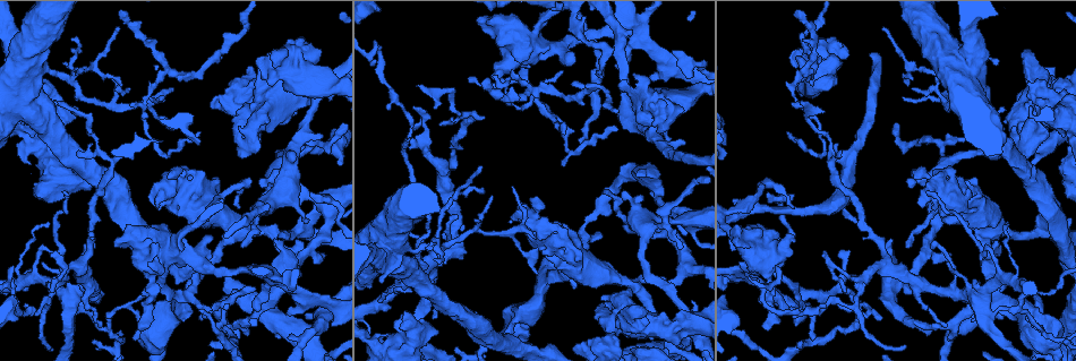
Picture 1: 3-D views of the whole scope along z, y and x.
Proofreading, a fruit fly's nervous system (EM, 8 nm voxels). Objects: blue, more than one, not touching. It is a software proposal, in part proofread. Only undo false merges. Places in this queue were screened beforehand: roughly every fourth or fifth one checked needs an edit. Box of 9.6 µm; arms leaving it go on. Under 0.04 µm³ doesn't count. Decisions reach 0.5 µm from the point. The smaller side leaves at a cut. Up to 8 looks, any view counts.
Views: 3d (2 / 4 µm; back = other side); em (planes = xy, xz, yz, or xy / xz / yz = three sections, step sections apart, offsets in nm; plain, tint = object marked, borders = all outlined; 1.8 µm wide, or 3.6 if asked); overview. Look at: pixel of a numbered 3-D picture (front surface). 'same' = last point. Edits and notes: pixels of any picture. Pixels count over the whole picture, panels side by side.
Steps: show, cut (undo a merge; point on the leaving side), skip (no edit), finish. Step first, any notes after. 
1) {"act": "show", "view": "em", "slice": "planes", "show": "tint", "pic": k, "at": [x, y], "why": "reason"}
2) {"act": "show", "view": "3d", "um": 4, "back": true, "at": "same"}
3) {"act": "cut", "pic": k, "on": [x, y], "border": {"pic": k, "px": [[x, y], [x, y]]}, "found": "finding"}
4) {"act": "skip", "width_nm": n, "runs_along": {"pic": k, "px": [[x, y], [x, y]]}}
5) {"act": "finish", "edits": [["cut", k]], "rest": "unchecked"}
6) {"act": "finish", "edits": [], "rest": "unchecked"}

{"act": "show", "view": "em", "um": 3.6, "slice": "planes", "show": "tint", "pic": 1, "at": [1032, 105]}

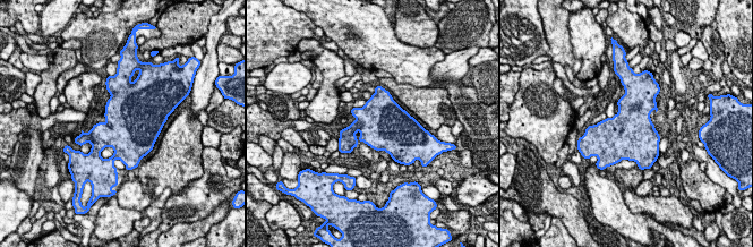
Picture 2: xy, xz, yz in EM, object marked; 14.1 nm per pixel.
{"act": "skip", "found": "all the same neuron"}

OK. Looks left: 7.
{"act": "show", "view": "em", "um": 3.6, "slice": "planes", "show": "plain", "pic": 1, "at": [1053, 104], "why": "thick turns thin"}

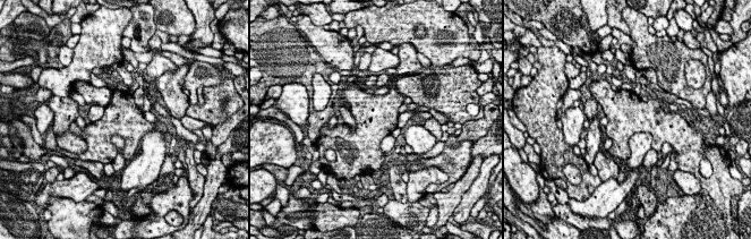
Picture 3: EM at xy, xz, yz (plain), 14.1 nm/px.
{"act": "show", "view": "em", "um": 3.6, "slice": "planes", "show": "tint", "at": "same"}

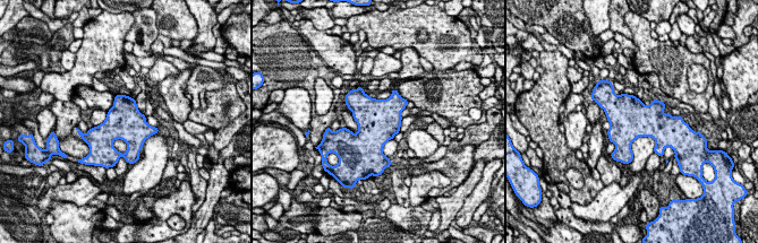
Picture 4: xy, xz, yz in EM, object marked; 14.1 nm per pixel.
{"act": "skip", "width_nm": 500, "found": "continuous, no second neuron"}

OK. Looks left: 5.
{"act": "show", "view": "em", "slice": "planes", "show": "tint", "pic": 1, "at": [68, 78], "why": "branch point"}

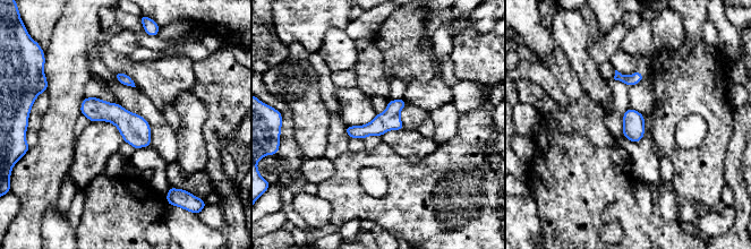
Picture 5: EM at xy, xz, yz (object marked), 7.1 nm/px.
{"act": "skip", "runs_along": {"pic": 5, "px": [[85, 102], [120, 117], [147, 144]]}, "found": "all the same neuron"}

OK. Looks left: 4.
{"act": "finish", "edits": [], "rest": "unchecked"}

